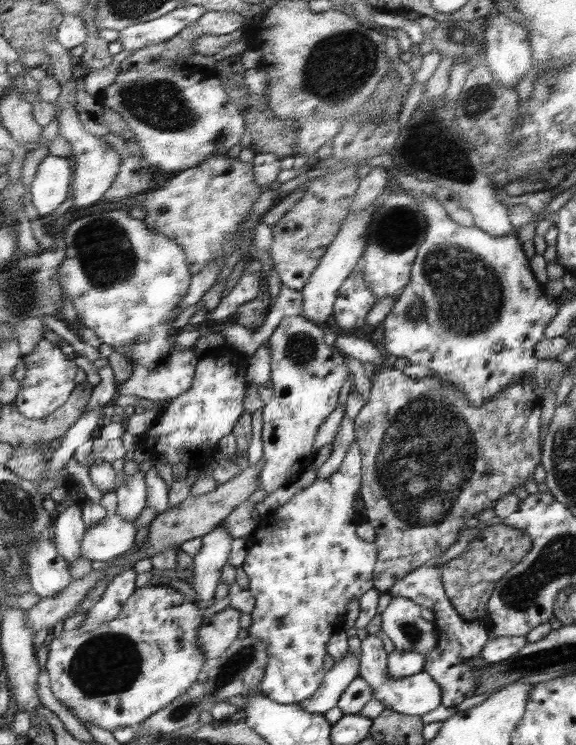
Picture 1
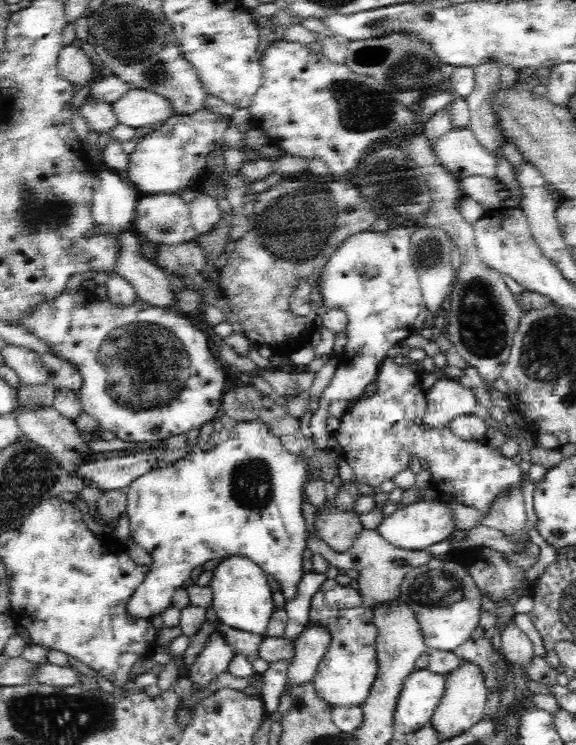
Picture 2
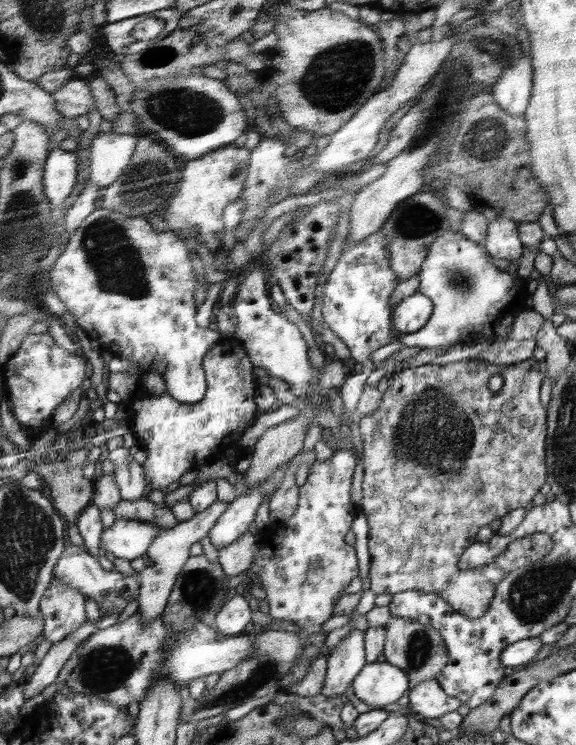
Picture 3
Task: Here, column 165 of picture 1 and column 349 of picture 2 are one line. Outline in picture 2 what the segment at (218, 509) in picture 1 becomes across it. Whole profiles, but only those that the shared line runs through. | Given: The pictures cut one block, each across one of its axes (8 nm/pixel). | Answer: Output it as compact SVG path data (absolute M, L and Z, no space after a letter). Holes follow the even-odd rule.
M328 504L320 509L313 525L334 553L346 552L363 530L359 514L354 510L340 512Z

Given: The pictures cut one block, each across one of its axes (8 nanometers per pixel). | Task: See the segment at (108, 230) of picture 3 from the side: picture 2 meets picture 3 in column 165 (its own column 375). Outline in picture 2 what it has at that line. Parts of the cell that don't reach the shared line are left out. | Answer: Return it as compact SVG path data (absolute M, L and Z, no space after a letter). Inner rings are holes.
M406 223L392 226L386 231L366 230L351 234L346 237L342 244L338 245L337 250L325 264L319 281L322 303L330 311L335 310L346 313L347 342L343 352L340 356L337 356L339 364L336 372L334 372L332 381L324 390L322 397L320 397L320 402L318 402L318 409L313 412L311 417L310 426L313 438L309 441L309 444L314 444L316 449L327 450L328 448L327 442L331 434L326 431L324 424L326 418L330 416L328 411L330 405L338 400L351 402L352 400L364 398L368 385L376 383L378 386L382 363L392 352L396 352L397 344L400 340L410 336L410 330L412 330L418 314L426 308L419 275L413 266L411 257L411 236L415 230L413 224Z

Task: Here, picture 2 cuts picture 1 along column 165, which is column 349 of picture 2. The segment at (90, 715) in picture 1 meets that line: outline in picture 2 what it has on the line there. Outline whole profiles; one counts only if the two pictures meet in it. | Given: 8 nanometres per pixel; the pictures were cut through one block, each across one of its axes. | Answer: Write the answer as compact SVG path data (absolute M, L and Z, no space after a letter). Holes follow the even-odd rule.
M326 579L312 596L308 626L323 627L331 636L330 644L320 661L314 686L320 699L337 707L361 706L368 698L377 677L377 627L374 613L364 604L363 597L349 585Z

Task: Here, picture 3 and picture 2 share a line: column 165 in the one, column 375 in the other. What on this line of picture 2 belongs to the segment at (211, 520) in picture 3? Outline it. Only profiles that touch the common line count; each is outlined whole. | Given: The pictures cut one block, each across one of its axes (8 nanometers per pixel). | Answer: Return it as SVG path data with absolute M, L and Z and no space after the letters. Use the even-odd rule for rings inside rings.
M365 530L356 538L354 544L343 553L334 553L332 548L328 546L319 536L307 536L307 548L313 553L321 554L325 560L336 566L338 569L344 570L354 569L358 571L357 581L359 582L361 596L367 607L373 606L378 608L384 602L394 602L400 596L400 584L404 582L404 576L410 572L412 568L418 568L426 564L432 555L428 550L406 550L404 548L396 548L386 540L379 536L378 530Z

